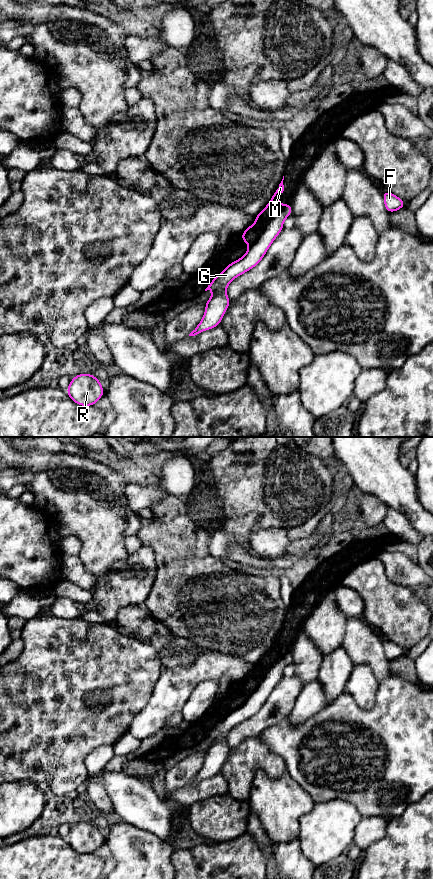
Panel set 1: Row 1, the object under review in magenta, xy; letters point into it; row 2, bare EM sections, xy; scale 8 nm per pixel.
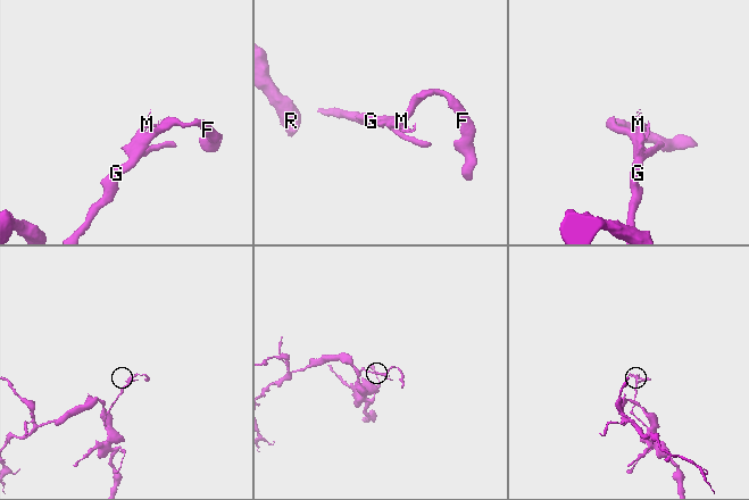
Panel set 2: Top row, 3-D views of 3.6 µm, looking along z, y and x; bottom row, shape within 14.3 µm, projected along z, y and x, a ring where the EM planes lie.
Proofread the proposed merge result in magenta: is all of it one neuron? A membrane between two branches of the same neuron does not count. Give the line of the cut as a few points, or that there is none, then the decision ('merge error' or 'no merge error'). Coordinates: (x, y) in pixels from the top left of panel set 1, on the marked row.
cut in xy along (285, 205), (270, 219), (250, 246); merge error

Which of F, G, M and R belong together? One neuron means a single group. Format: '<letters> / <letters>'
F G R / M

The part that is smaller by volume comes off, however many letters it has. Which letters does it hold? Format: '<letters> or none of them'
M

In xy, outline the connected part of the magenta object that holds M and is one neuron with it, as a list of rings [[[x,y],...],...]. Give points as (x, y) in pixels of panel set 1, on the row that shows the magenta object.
[[[283,179],[276,189],[275,193],[271,196],[271,200],[268,205],[256,215],[256,222],[249,226],[242,234],[241,238],[247,245],[251,246],[258,238],[260,233],[263,231],[264,227],[270,221],[270,219],[281,209],[285,207],[277,201],[277,197],[281,196],[284,191]]]

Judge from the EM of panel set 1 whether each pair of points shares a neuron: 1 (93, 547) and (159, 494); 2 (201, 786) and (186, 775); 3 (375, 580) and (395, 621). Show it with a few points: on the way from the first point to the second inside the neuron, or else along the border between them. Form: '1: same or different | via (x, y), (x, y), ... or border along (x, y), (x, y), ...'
1: different | border along (126, 488), (126, 503), (132, 511)
2: different | border along (188, 782), (168, 794)
3: same | via (376, 590), (394, 611)

